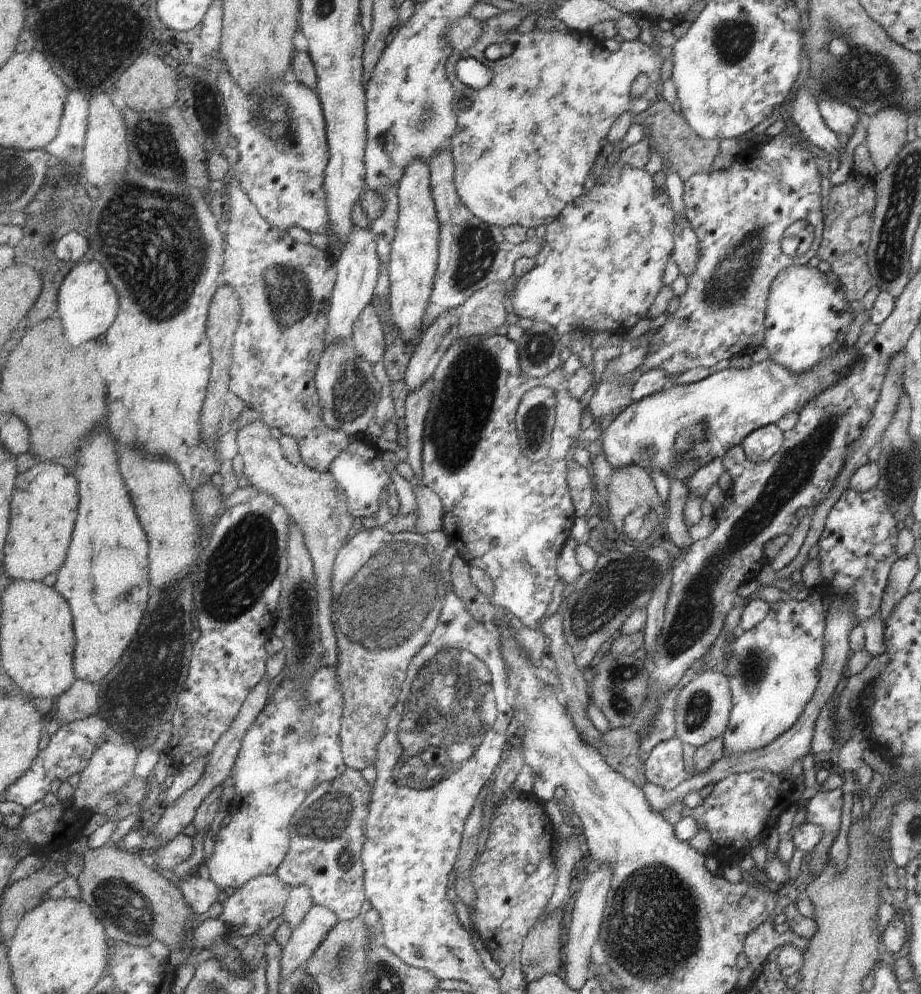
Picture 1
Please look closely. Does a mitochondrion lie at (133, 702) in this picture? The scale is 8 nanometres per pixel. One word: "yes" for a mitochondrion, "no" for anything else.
yes

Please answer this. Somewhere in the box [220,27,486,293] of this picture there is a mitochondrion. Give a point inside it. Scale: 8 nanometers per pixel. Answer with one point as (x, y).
(272, 121)

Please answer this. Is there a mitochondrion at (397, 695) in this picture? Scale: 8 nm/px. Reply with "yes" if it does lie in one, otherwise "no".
yes

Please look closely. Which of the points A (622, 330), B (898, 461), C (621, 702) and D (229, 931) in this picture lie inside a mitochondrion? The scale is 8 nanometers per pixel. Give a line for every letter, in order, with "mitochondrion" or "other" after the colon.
A: other
B: mitochondrion
C: mitochondrion
D: other

